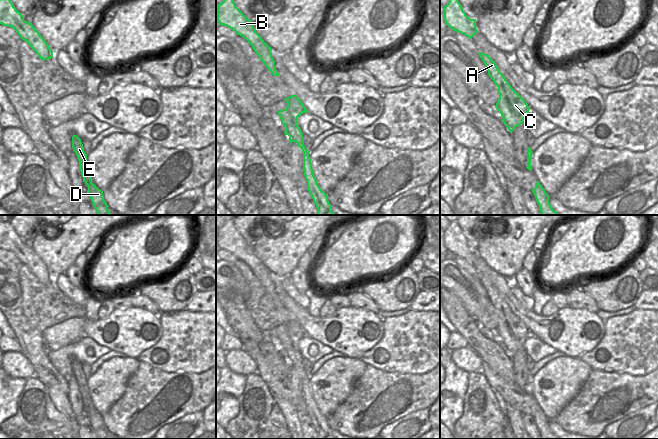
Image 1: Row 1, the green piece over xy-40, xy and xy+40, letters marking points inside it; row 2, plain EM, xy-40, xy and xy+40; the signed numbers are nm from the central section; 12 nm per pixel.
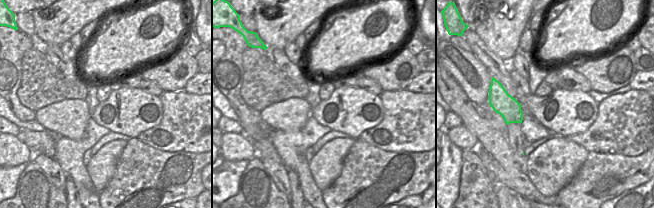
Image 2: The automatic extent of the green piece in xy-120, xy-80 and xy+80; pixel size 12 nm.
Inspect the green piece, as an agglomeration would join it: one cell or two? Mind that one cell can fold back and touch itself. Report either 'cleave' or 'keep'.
keep

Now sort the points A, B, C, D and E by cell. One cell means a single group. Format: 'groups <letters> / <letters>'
groups A B C D E

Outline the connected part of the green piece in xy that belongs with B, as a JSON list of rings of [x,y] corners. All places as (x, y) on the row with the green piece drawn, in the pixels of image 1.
[[[223,0],[222,3],[217,5],[217,21],[220,25],[229,27],[237,35],[247,40],[272,75],[279,76],[271,54],[272,48],[255,31],[251,20],[236,7],[233,0]]]

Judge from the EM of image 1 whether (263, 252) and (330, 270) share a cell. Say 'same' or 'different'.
different

